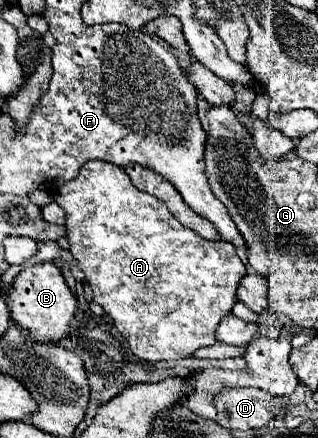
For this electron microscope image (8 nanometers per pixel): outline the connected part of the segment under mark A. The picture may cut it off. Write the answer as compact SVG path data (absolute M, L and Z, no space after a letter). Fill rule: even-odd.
M89 161L81 167L77 179L65 183L53 197L65 209L69 251L85 273L93 289L93 299L113 319L117 331L127 339L135 357L143 361L171 361L191 357L201 347L217 343L215 331L225 315L231 315L237 303L235 291L245 265L227 241L207 241L183 227L159 199L139 191L125 169Z

